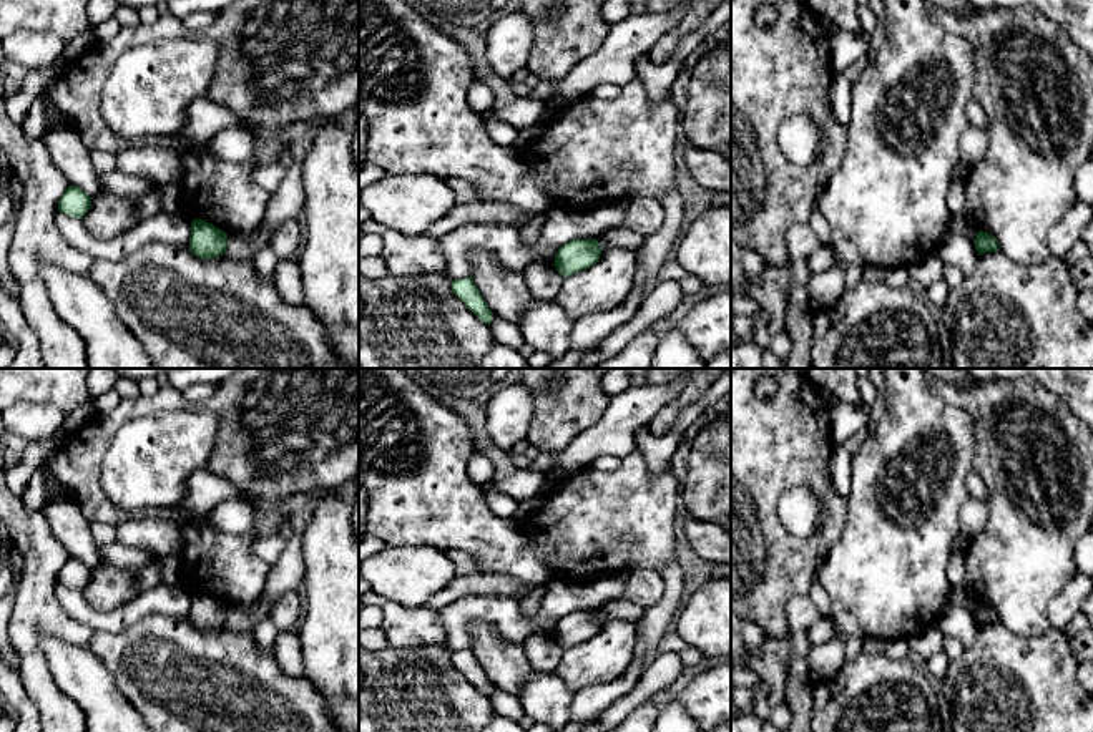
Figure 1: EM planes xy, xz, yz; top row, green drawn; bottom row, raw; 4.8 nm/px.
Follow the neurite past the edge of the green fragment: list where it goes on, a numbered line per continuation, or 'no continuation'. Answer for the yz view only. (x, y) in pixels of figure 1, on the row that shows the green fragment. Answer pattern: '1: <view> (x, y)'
no continuation

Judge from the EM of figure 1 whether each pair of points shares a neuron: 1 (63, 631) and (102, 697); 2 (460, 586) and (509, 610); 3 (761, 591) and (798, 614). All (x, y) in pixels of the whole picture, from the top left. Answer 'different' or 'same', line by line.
1: different
2: different
3: different

